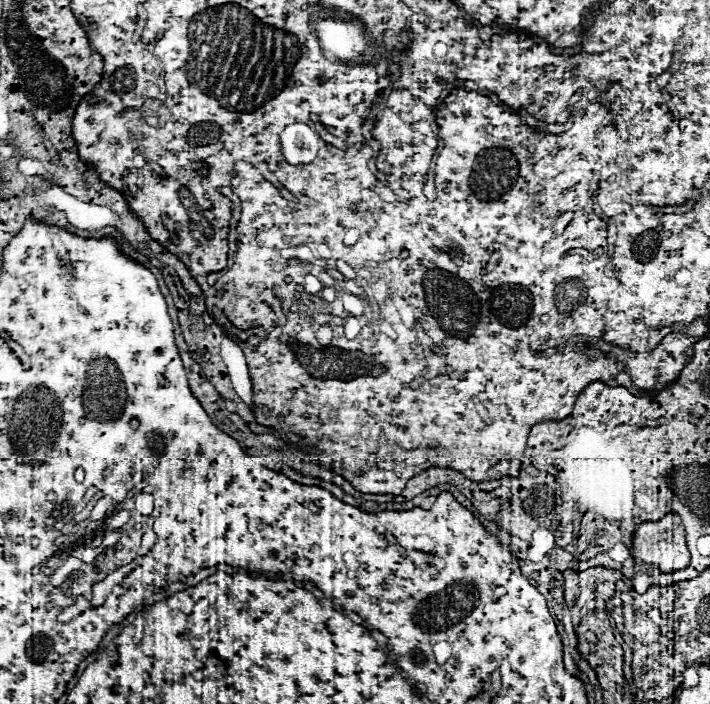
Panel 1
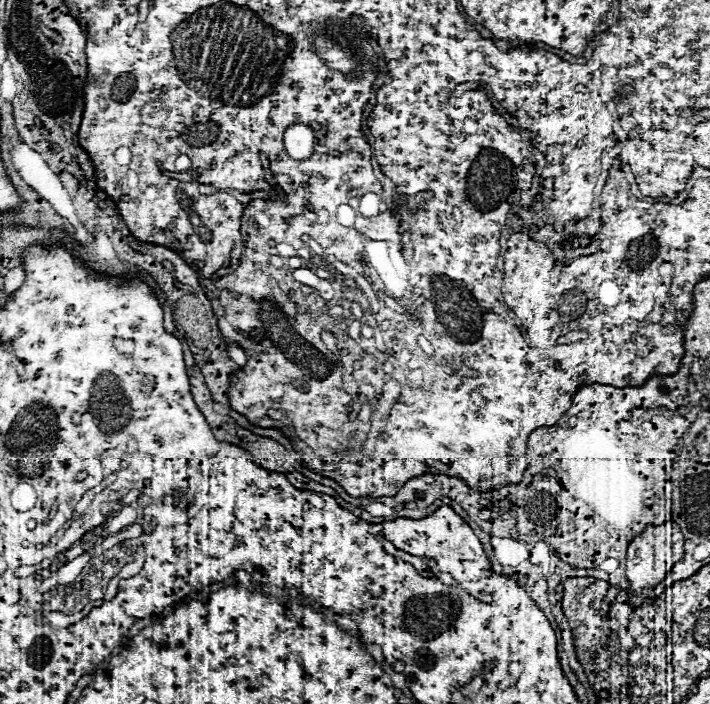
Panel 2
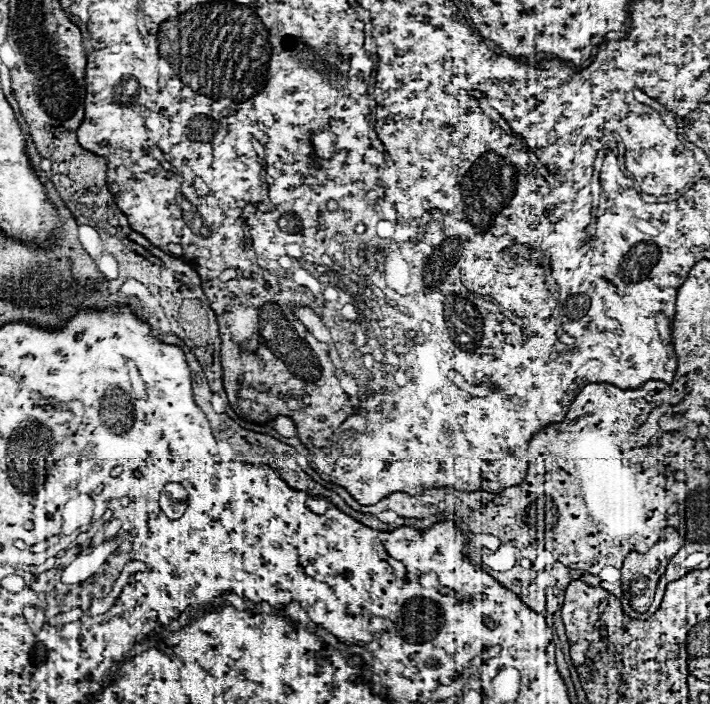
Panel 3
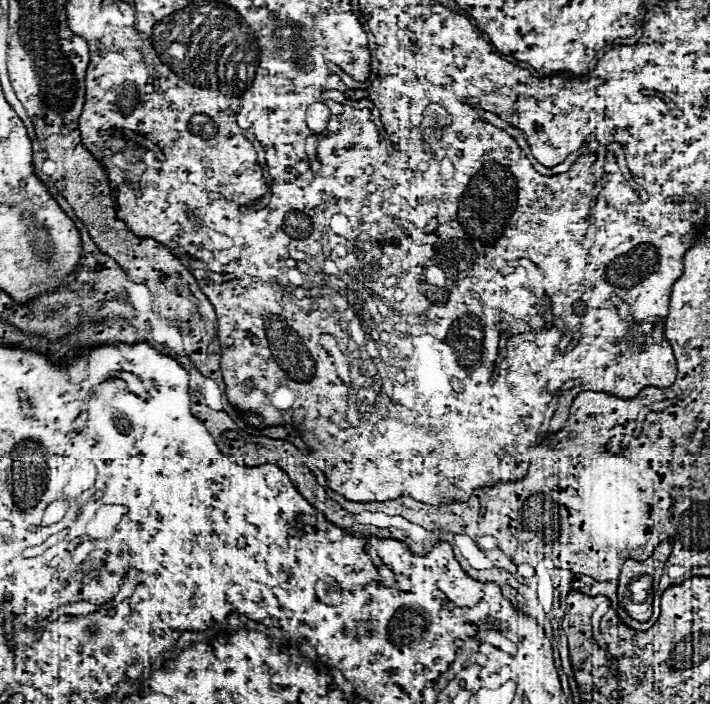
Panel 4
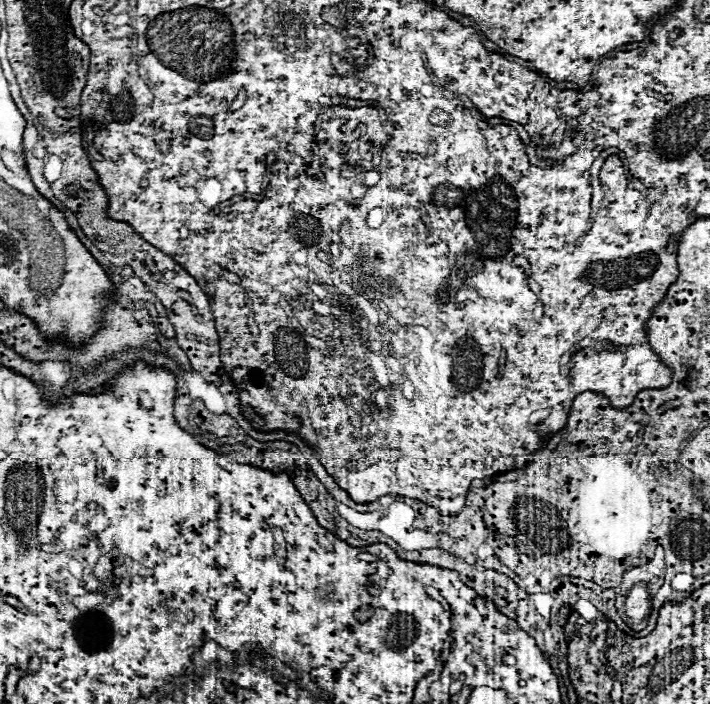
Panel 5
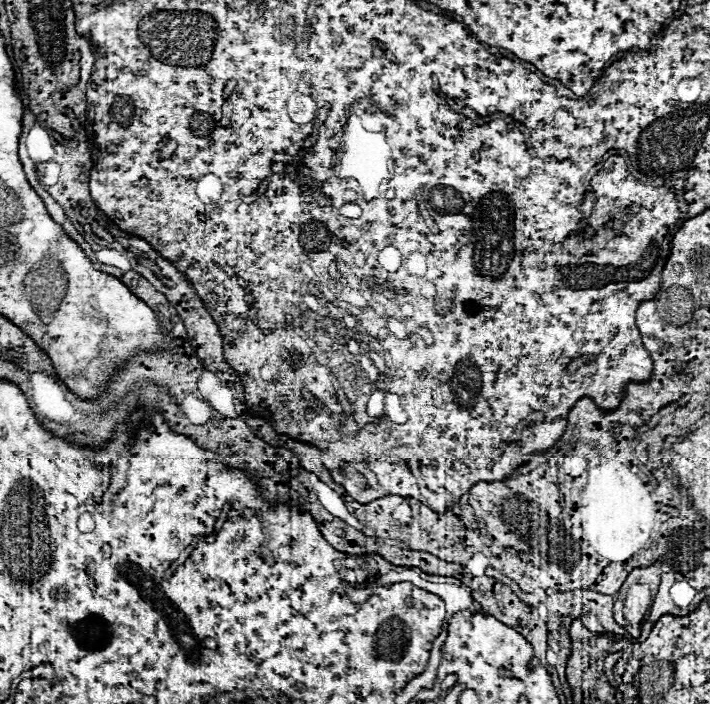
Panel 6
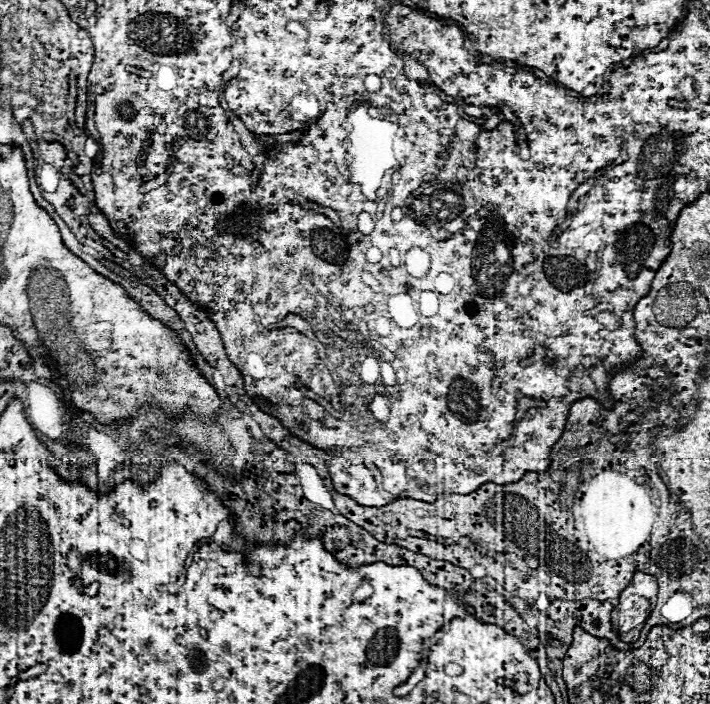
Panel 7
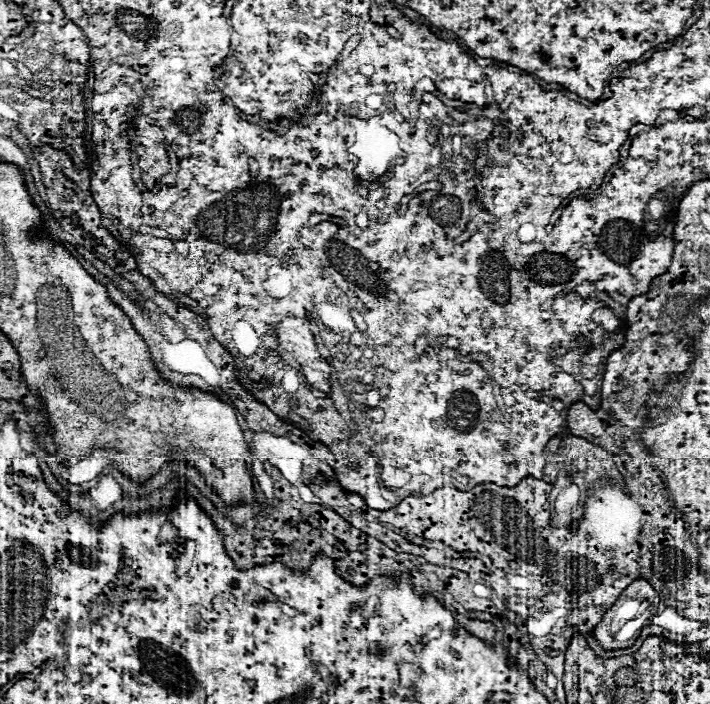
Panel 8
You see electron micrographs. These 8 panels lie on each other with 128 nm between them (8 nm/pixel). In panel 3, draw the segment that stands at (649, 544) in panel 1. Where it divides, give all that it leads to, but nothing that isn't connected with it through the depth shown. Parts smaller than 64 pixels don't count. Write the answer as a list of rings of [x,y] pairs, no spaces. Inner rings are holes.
[[[664,528],[662,538],[646,554],[632,552],[624,560],[622,578],[620,578],[622,588],[628,590],[628,584],[640,576],[646,576],[650,586],[658,584],[658,578],[664,574],[666,564],[682,548],[682,544],[684,544],[684,538],[678,536],[678,532],[674,528]]]

